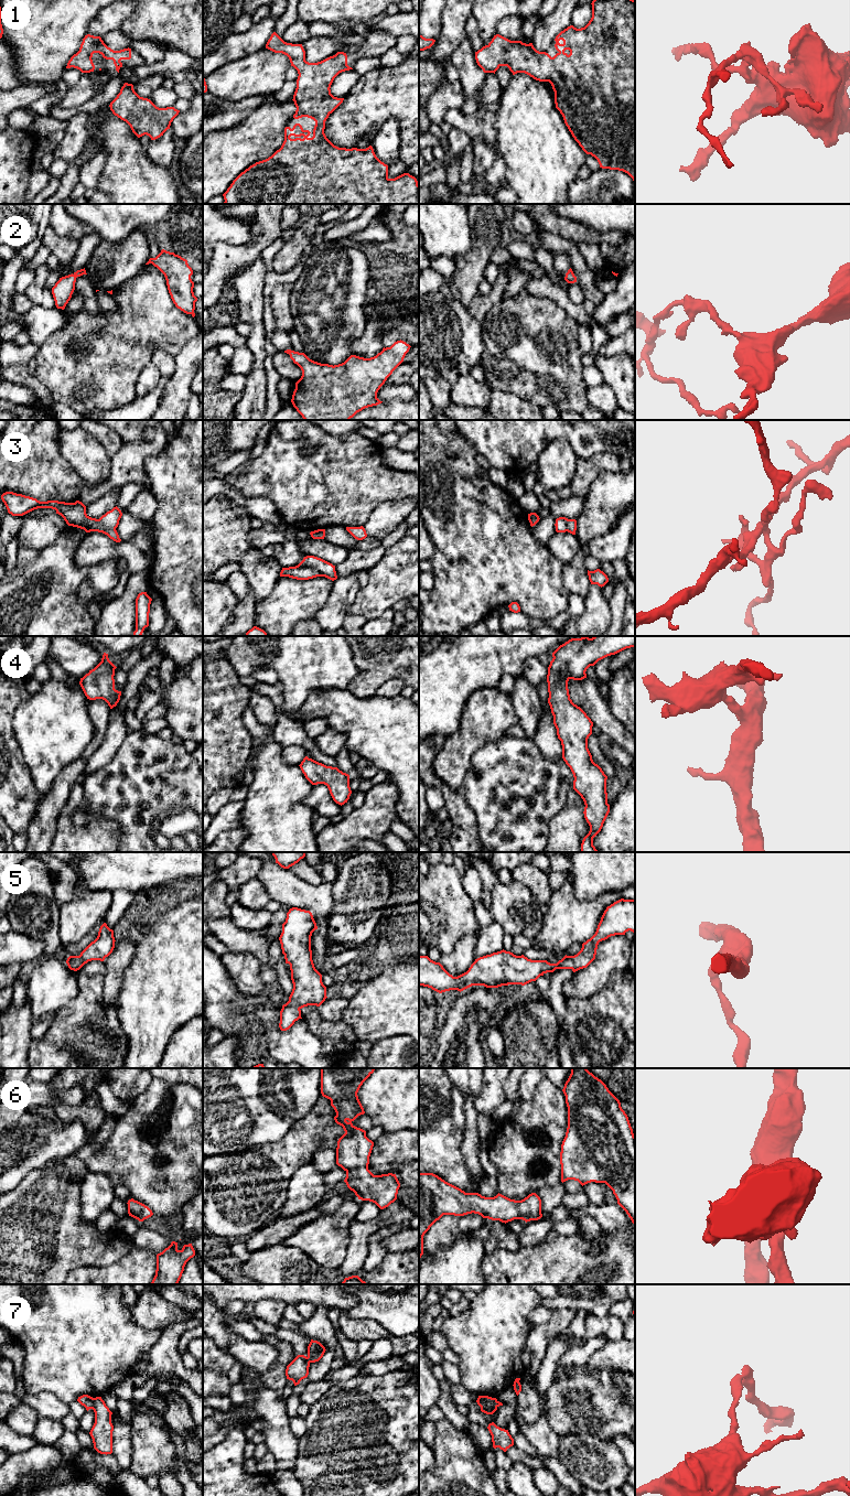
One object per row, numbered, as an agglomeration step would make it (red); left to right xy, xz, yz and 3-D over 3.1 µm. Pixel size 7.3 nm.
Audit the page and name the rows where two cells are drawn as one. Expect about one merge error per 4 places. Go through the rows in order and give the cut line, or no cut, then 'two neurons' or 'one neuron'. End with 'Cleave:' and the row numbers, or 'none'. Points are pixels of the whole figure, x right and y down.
1: no cut; one neuron
2: no cut; one neuron
3: cut in xz along (298, 564), (312, 567), (321, 576); two neurons
4: no cut; one neuron
5: no cut; one neuron
6: no cut; one neuron
7: cut in xy along (94, 1398), (92, 1408); two neurons
Cleave: 3, 7

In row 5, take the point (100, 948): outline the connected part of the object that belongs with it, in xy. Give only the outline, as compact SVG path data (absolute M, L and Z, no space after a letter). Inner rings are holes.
M104 923L98 932L97 938L92 941L79 956L69 956L66 964L71 970L77 971L92 960L104 961L115 948L114 930Z

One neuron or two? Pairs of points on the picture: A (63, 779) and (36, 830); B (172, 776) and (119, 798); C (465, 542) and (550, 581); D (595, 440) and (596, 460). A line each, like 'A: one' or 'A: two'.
A: one
B: one
C: one
D: two

